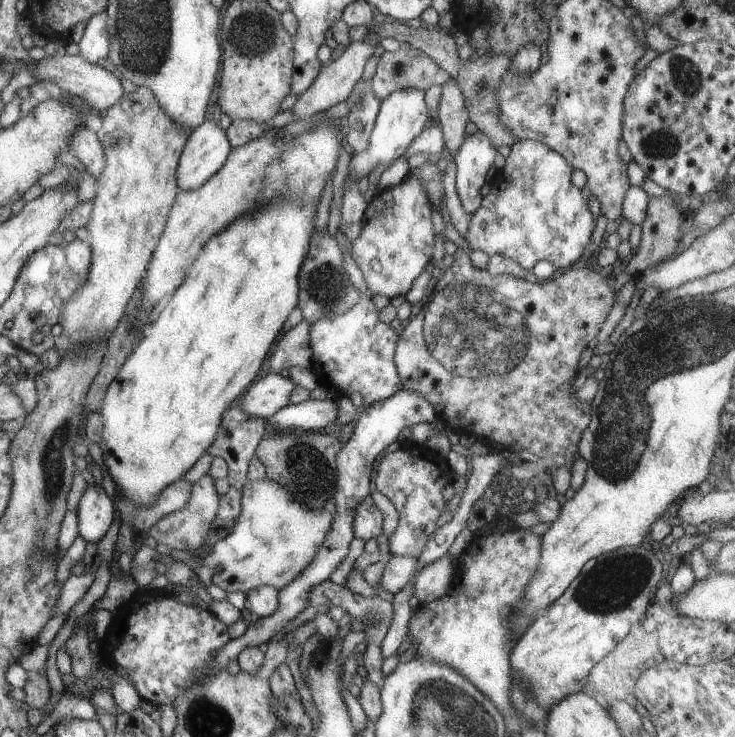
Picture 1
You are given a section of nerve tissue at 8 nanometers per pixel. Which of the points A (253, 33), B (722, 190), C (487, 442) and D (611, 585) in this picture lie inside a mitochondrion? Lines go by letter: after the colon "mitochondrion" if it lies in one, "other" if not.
A: mitochondrion
B: other
C: other
D: mitochondrion

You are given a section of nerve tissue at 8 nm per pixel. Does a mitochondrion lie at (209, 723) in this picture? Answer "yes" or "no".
yes

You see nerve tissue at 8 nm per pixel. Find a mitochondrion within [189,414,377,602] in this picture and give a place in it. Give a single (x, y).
(309, 476)

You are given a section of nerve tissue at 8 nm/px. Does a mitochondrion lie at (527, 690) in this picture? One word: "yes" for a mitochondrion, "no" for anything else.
no

